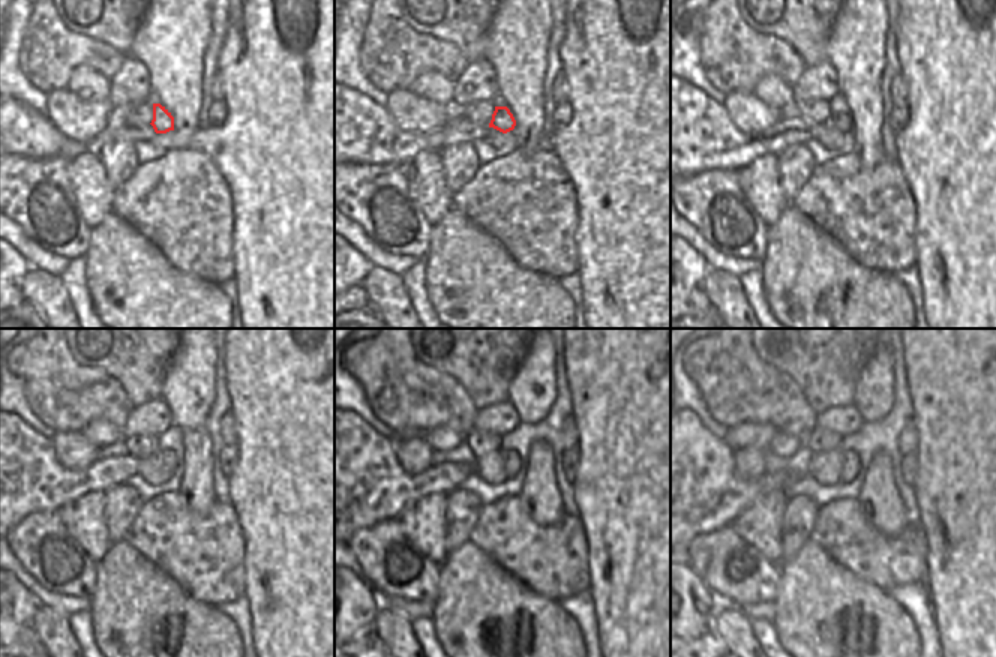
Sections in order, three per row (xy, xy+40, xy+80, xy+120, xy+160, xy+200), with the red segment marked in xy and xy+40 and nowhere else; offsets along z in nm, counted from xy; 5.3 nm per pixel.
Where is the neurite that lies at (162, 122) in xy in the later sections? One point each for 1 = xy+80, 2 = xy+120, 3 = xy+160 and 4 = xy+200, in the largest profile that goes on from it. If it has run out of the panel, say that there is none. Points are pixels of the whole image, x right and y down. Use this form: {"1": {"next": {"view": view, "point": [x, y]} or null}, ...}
{"1": {"next": {"view": "xy+80", "point": [842, 120]}}, "2": {"next": {"view": "xy+120", "point": [168, 458]}}, "3": {"next": {"view": "xy+160", "point": [512, 459]}}, "4": {"next": {"view": "xy+200", "point": [849, 468]}}}

